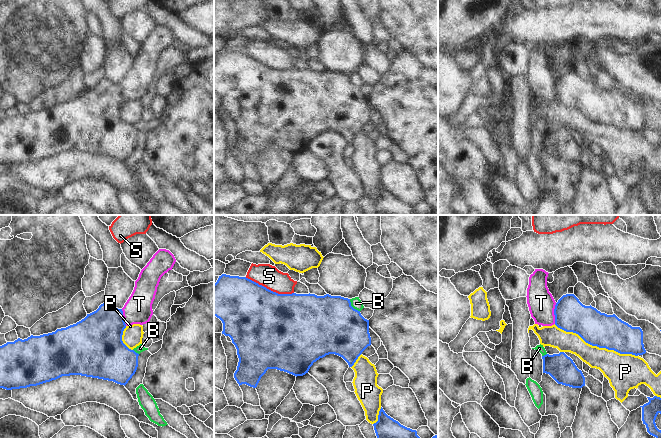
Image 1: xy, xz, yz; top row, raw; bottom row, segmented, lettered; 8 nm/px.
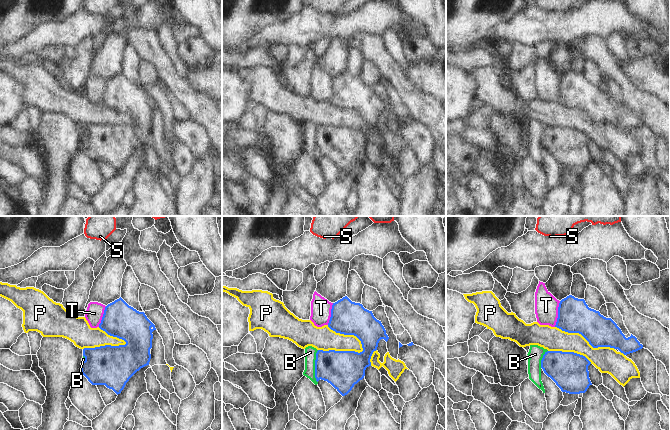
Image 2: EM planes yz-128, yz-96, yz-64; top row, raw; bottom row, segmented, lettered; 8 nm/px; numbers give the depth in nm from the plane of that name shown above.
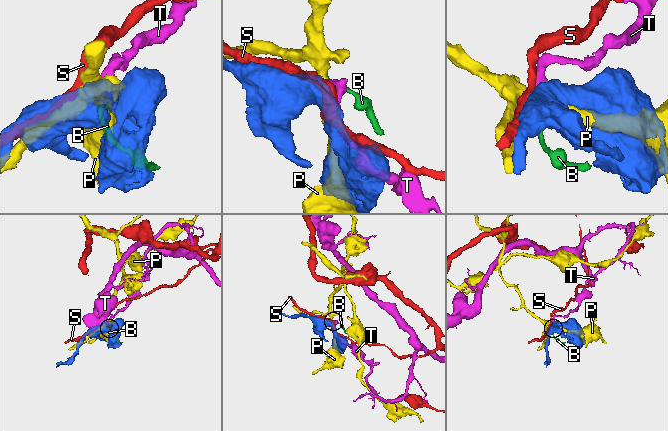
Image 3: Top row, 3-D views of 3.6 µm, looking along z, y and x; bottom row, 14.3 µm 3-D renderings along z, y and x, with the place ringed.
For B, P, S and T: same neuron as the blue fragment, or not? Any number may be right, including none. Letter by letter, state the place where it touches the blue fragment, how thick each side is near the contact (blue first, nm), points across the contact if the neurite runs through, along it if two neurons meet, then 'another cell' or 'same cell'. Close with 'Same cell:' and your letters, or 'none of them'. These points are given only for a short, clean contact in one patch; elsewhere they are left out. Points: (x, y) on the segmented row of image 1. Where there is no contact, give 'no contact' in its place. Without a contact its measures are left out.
B: meets blue in xz at (351, 306); 460 nm thick on the blue side, 90 nm on the other; border along xz (349, 299), (350, 304), (359, 311); another cell
P: meets blue in yz at (596, 345); 280 nm thick on the blue side, 240 nm on the other; another cell
S: meets blue in xz at (268, 289); 500 nm thick on the blue side, 180 nm on the other; another cell
T: meets blue in yz at (554, 313); 260 nm thick on the blue side, 220 nm on the other; border along yz (556, 303), (554, 323); another cell
Same cell: none of them

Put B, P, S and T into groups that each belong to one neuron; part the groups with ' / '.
B / P / S / T

